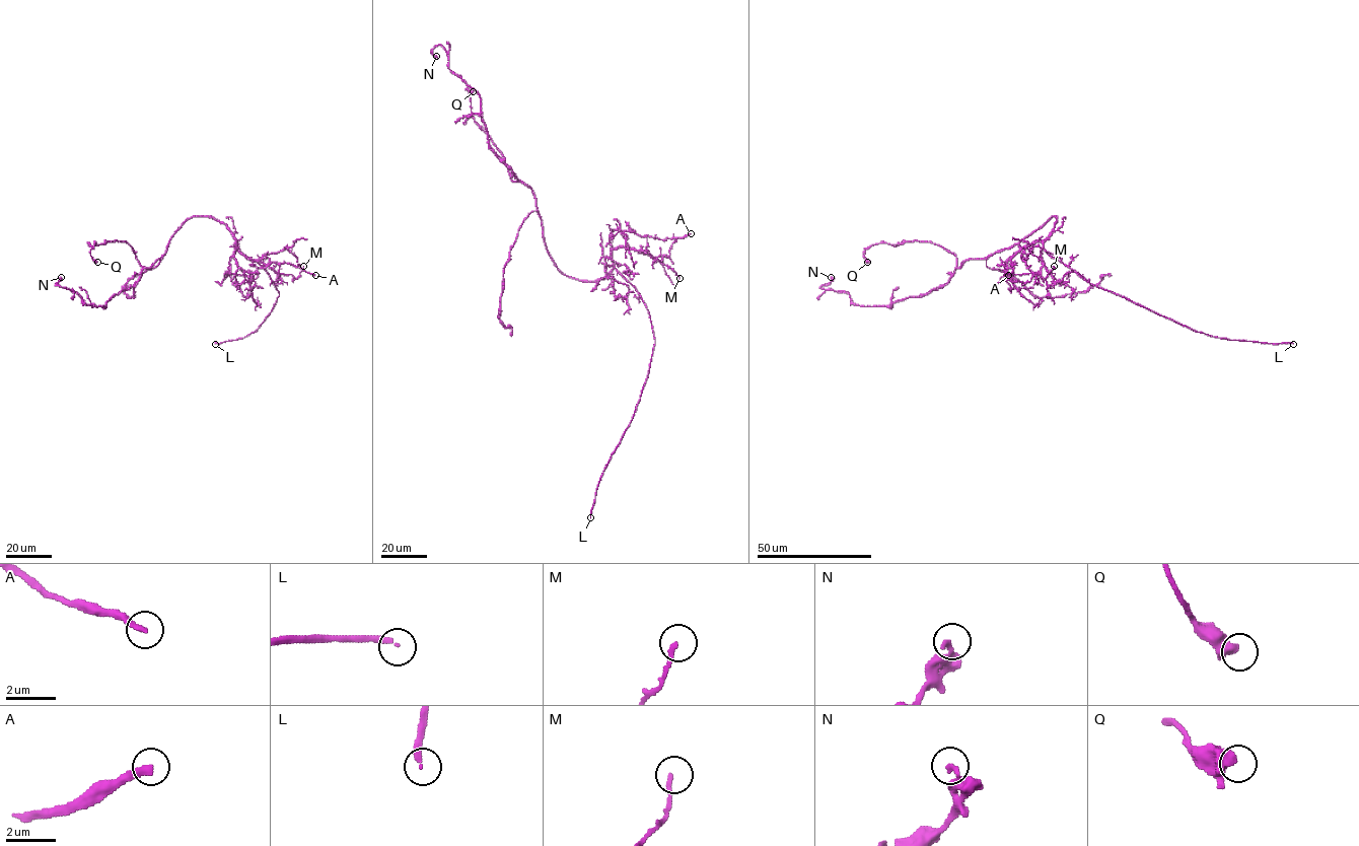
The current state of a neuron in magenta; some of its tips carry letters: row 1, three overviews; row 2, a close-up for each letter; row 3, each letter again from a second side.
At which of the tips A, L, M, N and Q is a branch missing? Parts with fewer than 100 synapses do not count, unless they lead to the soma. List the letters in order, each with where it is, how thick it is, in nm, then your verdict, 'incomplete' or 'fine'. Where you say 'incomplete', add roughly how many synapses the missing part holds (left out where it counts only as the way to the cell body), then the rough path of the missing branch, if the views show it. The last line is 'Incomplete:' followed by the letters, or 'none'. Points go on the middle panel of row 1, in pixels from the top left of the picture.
A: place (691, 233); calibre 260 nm; fine
L: place (590, 517); calibre 240 nm; incomplete
M: place (680, 278); calibre 180 nm; fine
N: place (436, 56); calibre 320 nm; fine
Q: place (473, 91); calibre 550 nm; fine
Incomplete: L

